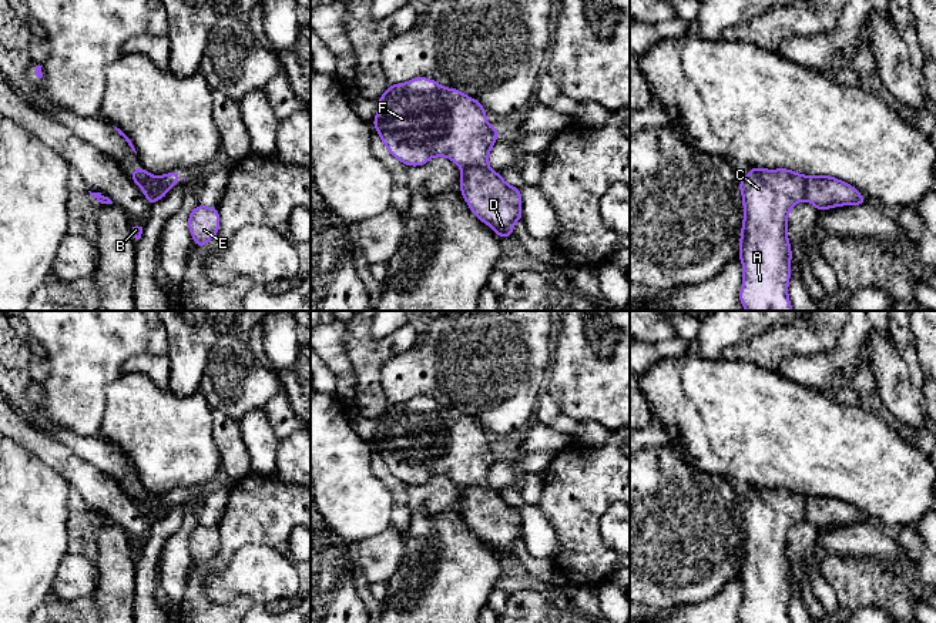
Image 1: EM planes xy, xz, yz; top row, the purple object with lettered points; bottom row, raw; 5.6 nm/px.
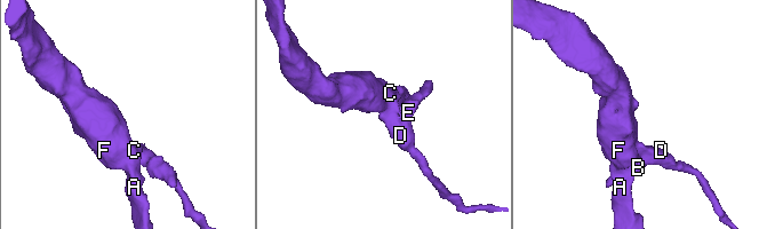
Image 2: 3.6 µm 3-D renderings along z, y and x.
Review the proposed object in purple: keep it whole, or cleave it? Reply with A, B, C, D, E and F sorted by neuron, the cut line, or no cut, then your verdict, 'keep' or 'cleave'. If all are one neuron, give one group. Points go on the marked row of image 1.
groups A B C F / D E; cut xy (134, 180), (148, 190), (154, 187), (158, 198); cleave

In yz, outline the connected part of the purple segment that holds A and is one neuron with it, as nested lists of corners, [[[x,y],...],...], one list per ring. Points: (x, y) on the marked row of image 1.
[[[754,167],[739,180],[744,202],[739,301],[747,311],[794,311],[788,297],[792,251],[786,228],[789,210],[805,200],[805,180],[788,168]]]

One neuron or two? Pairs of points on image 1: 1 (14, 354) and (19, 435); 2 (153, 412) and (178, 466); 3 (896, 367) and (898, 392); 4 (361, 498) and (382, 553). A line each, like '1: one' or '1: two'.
1: two
2: one
3: one
4: two

